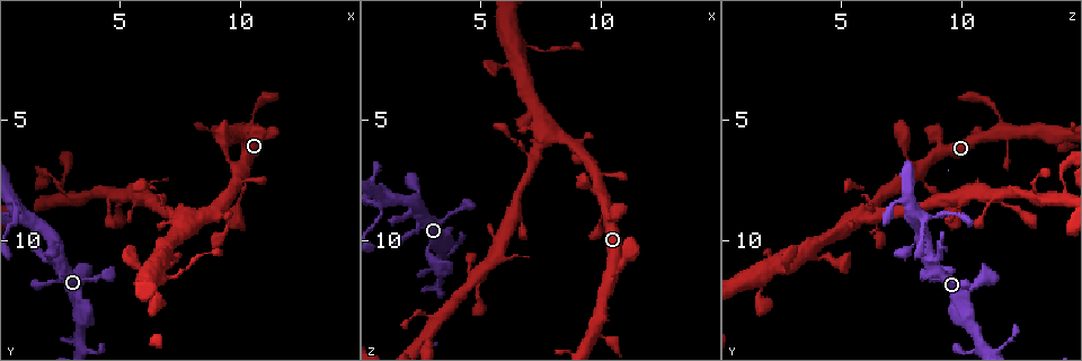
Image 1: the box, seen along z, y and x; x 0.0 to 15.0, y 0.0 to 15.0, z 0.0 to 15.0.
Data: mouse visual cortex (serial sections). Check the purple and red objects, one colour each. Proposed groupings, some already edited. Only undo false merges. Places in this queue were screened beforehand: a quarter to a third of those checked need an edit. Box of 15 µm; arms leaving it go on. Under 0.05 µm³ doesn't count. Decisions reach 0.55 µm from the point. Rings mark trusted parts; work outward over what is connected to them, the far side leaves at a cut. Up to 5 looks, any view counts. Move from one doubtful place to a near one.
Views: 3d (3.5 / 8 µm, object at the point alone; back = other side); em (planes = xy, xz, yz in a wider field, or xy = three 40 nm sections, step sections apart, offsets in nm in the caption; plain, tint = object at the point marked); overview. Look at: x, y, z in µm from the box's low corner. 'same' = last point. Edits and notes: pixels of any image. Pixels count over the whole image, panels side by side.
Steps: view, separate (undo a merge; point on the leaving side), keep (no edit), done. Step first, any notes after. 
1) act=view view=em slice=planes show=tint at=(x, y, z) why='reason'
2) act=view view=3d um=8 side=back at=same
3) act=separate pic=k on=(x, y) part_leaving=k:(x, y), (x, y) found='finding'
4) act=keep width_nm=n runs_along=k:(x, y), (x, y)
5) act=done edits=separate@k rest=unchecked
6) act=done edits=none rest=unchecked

act=view view=3d um=3.5 at=(2.4, 10.9, 8.6) why='a fork'

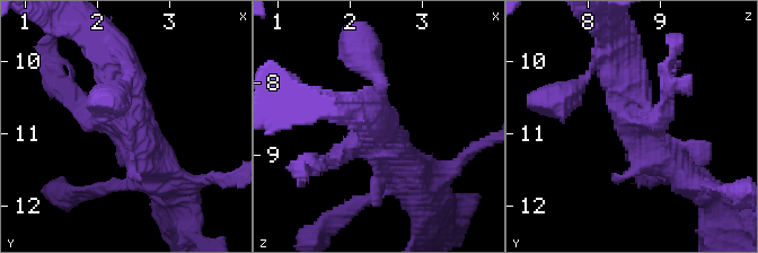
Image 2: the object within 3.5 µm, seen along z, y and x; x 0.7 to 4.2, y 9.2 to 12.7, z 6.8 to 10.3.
act=view view=em slice=planes show=tint at=(2.40, 10.85, 8.65) why='now the EM'

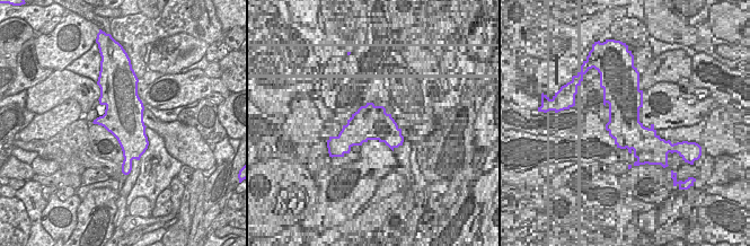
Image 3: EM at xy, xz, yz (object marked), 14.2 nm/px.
act=separate pic=2 on=(669, 104) arm_widths_nm=250,450,500 part_leaving=2:(650, 121), (668, 106), (676, 41) found='a second cell is stuck on'

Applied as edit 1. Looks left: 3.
act=view view=overview why='redraw'

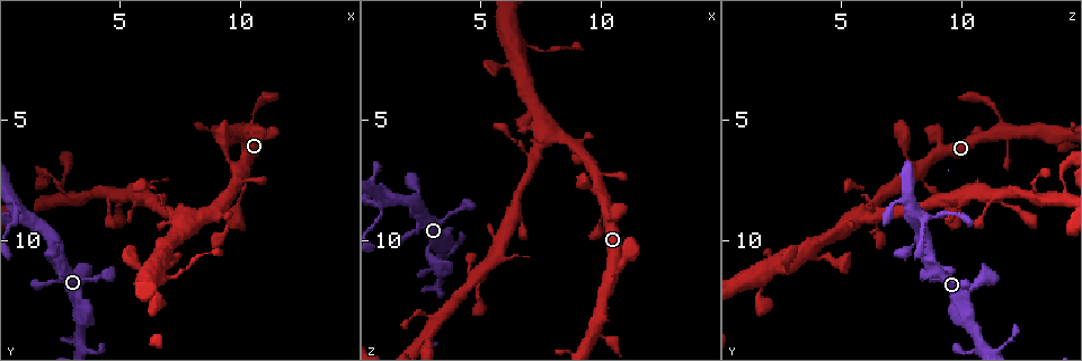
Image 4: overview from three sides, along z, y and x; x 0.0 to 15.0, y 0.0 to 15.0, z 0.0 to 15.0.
act=view view=em slice=xy step=3 show=tint at=(1.1, 9.2, 8.4) why='thin arm on a thick one'

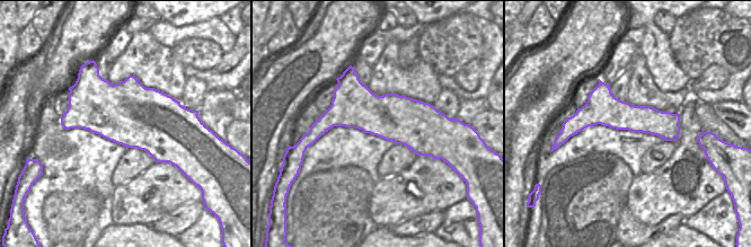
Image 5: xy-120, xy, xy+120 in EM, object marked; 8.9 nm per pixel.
act=view view=3d um=3.5 at=same

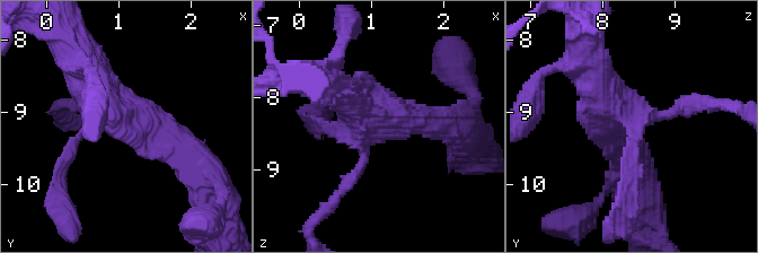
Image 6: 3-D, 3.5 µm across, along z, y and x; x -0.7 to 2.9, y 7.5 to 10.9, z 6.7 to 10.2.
act=keep arms=4 runs_along=5:(573, 120), (628, 116), (677, 131) found='continuous, no second cell'

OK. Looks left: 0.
act=done edits=separate@2 rest=unchecked

